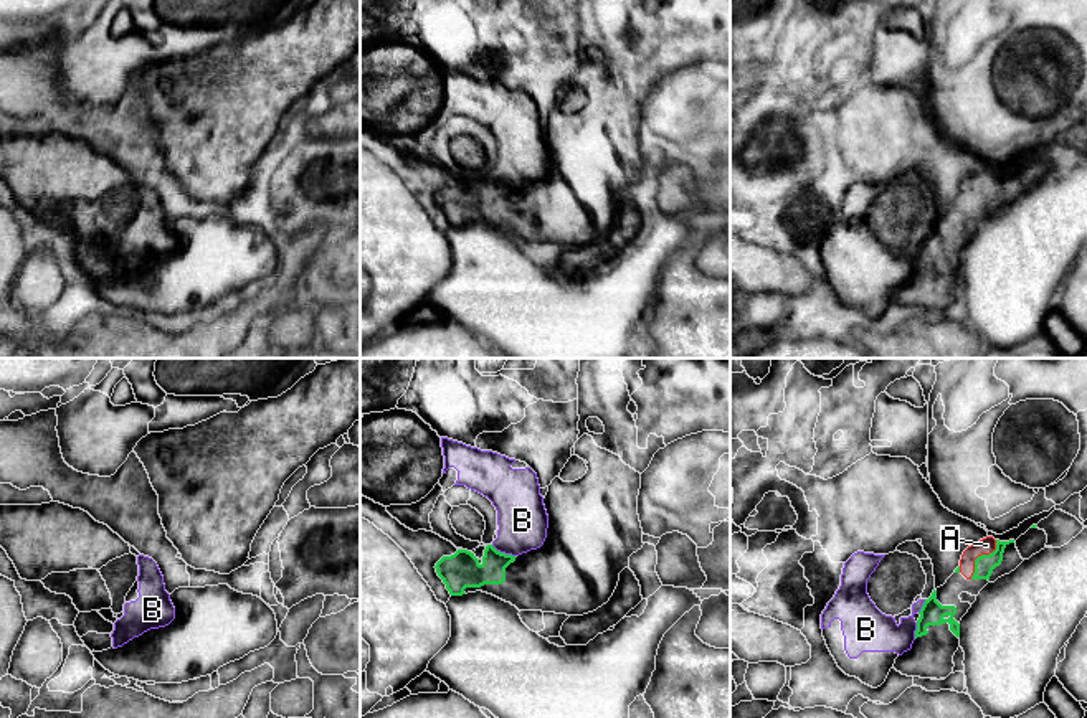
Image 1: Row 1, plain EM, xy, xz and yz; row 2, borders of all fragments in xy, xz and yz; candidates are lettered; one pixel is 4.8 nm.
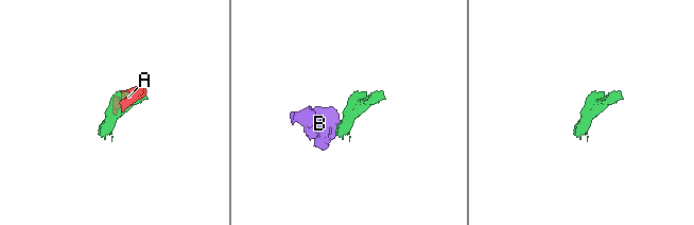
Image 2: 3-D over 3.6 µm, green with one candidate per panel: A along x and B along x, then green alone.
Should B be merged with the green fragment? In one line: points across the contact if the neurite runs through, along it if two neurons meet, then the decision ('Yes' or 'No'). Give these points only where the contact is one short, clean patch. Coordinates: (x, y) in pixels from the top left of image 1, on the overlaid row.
Boundary: xz (491, 545), (516, 557). No

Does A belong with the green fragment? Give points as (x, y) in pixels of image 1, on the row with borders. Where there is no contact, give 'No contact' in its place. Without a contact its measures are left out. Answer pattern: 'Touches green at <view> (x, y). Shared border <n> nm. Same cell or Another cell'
Touches green at yz (982, 555). Shared border 240 nm. Same cell

